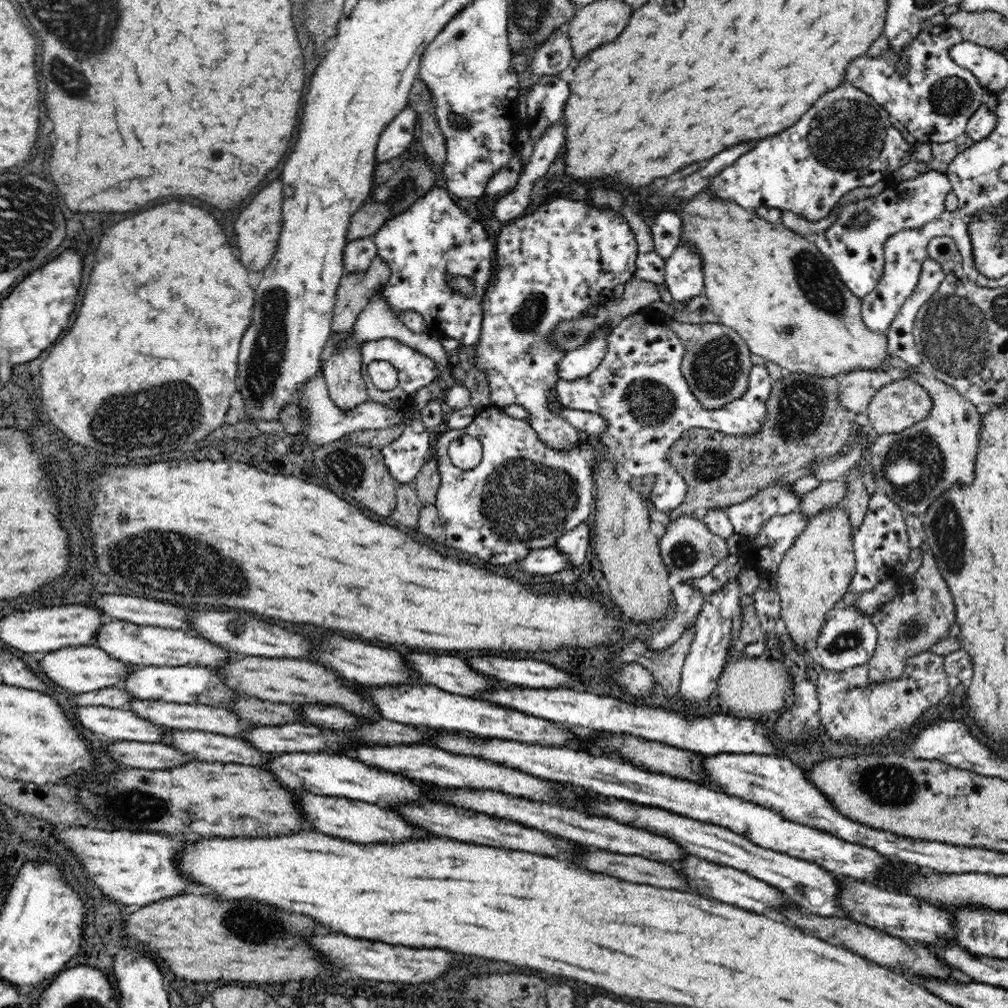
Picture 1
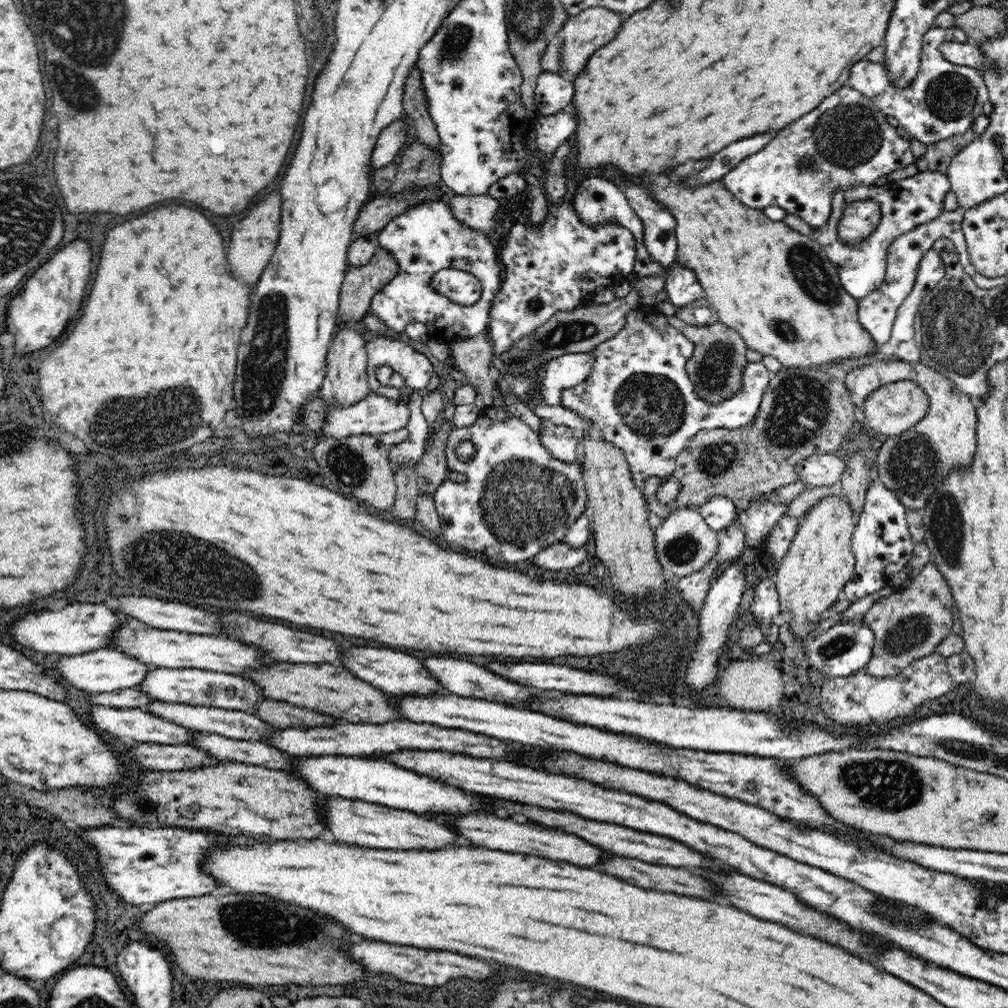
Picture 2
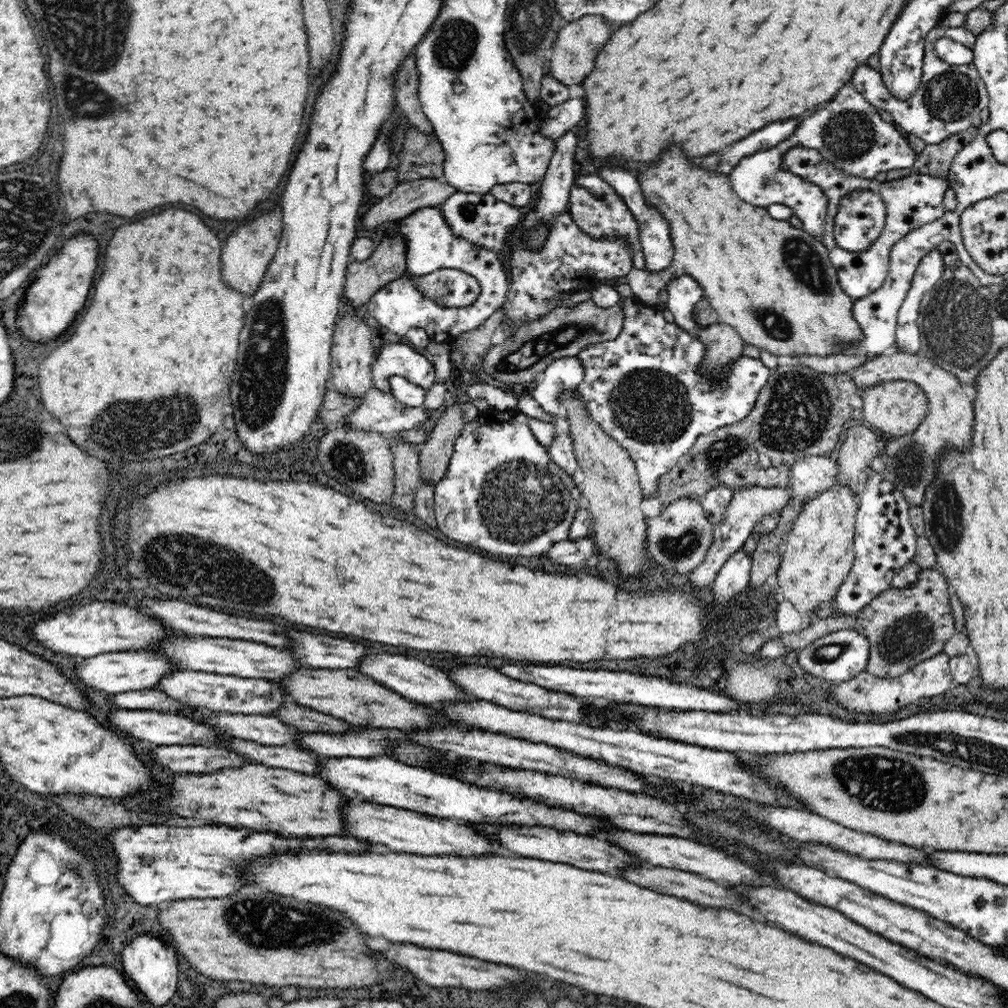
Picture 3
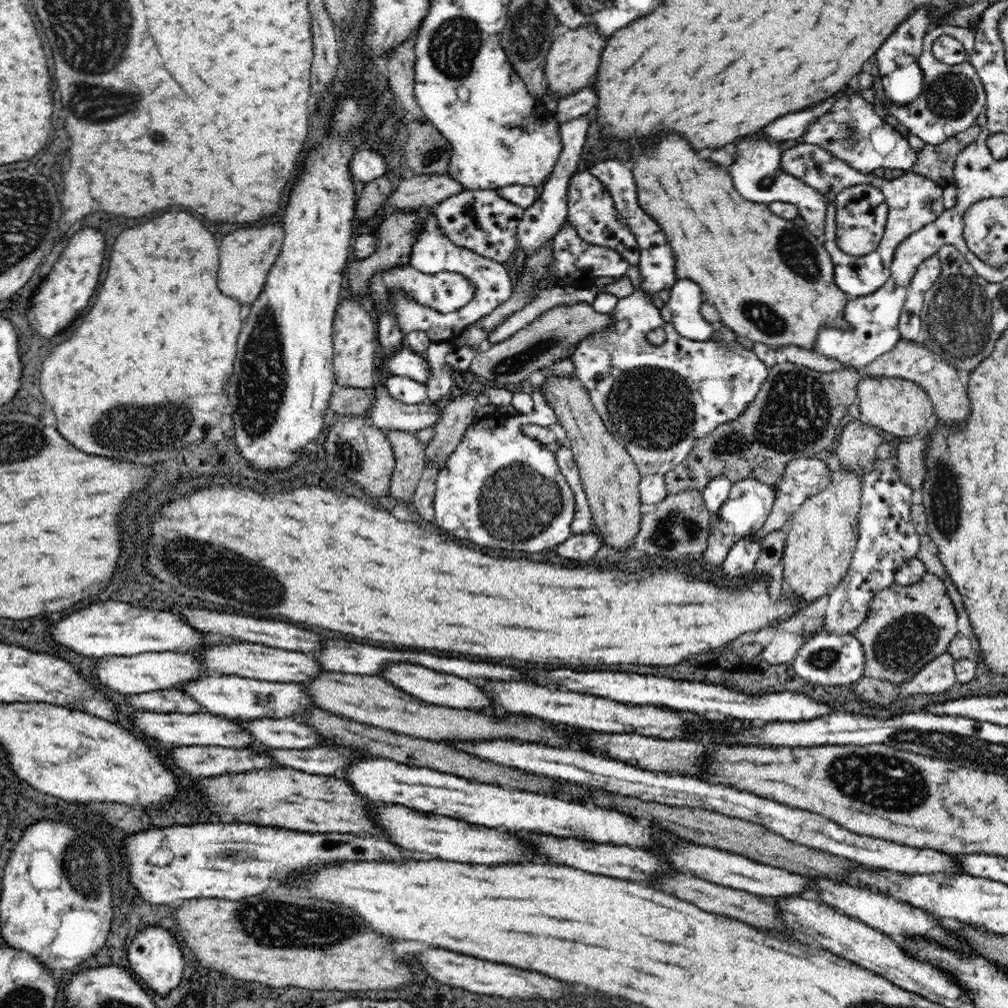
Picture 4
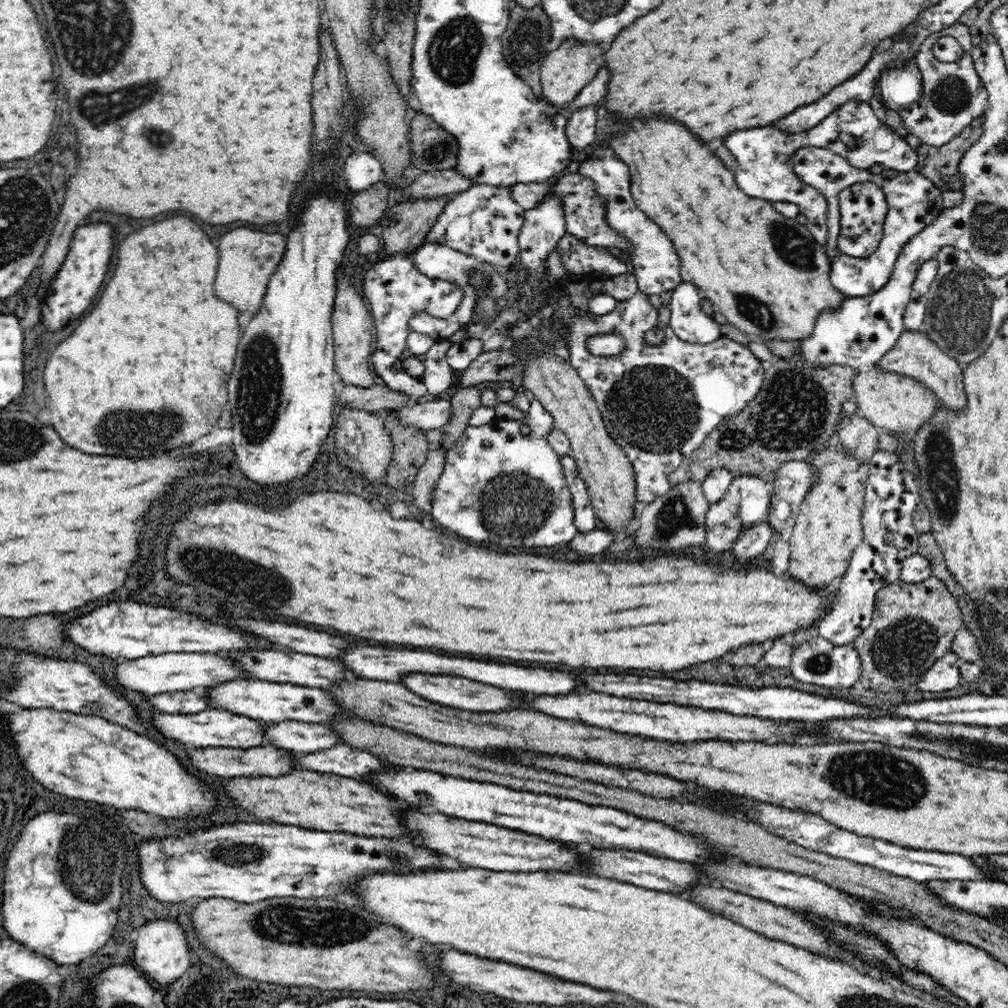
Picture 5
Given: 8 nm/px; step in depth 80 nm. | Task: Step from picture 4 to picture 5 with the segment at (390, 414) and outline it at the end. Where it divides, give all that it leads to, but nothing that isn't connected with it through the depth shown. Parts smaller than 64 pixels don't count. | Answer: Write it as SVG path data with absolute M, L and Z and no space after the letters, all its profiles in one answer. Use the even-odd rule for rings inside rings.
M427 398L421 402L409 403L400 409L388 410L389 412L395 412L404 425L423 431L446 426L446 422L450 422L453 416L450 401L439 398Z

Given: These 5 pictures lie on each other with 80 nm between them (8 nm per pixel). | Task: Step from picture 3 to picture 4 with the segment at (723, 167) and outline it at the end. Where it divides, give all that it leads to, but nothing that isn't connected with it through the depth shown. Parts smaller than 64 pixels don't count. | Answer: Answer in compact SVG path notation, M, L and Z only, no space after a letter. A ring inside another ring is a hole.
M844 89L826 100L820 101L808 110L792 112L792 114L778 118L778 120L773 120L768 126L762 128L758 135L762 133L766 139L774 139L774 141L796 139L812 126L812 122L816 122L820 116L824 116L834 106L834 102L838 100L840 94L844 94Z

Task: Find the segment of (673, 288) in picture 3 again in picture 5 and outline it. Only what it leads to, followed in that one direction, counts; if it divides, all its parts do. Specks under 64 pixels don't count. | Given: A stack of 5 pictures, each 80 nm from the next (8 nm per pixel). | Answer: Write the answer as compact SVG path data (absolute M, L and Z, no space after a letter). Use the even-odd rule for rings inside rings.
M682 282L672 292L669 325L686 343L706 345L723 337L721 324L702 312L702 299L700 290L690 282Z

